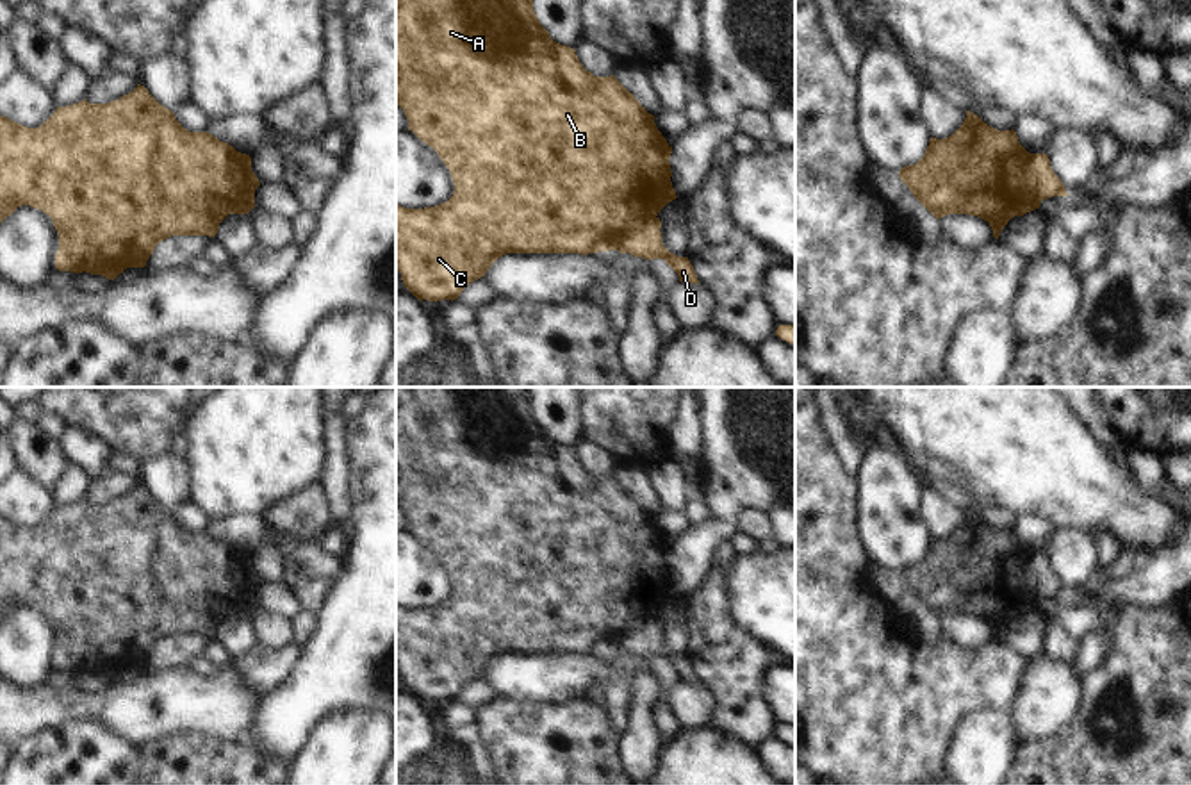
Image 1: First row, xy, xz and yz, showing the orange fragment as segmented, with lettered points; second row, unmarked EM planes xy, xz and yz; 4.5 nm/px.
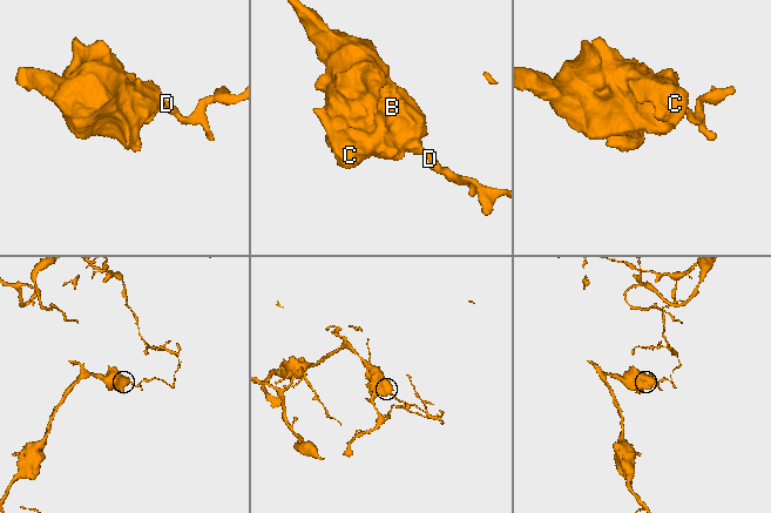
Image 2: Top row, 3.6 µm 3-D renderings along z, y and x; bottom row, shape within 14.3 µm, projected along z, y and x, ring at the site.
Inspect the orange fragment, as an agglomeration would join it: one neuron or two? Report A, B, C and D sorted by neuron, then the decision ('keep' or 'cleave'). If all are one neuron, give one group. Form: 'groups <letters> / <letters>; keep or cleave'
groups A B C / D; cleave

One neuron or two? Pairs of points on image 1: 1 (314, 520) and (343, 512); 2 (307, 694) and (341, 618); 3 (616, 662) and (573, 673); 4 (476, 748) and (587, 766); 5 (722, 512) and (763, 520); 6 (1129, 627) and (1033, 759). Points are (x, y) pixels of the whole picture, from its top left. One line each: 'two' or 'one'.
1: two
2: one
3: one
4: two
5: two
6: one

